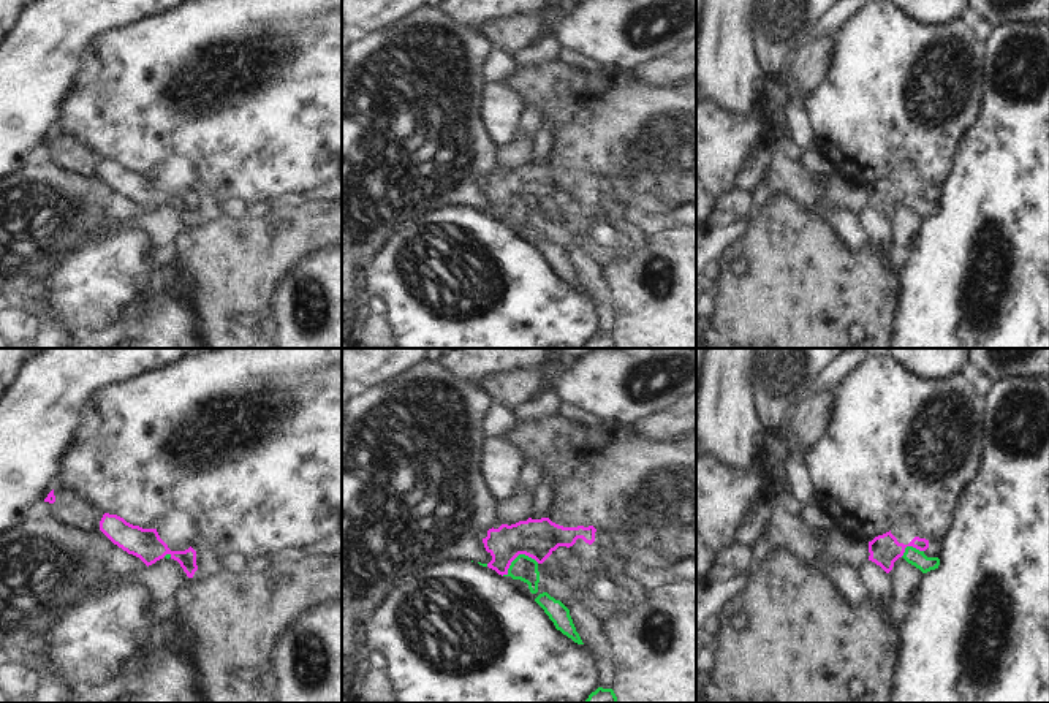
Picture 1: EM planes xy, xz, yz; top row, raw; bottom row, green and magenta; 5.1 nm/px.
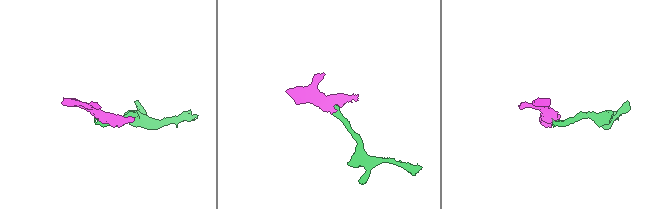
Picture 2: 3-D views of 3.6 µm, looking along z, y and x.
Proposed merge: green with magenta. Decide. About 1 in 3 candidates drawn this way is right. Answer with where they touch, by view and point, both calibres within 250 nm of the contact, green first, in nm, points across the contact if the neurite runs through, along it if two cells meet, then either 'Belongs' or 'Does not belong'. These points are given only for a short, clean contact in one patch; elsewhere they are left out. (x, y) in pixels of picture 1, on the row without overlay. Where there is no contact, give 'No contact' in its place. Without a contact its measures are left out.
Touches green at xz (518, 201). Thickness 130 nm (green) against 200 nm. Boundary: xz (538, 208), (519, 200), (502, 220). Does not belong

